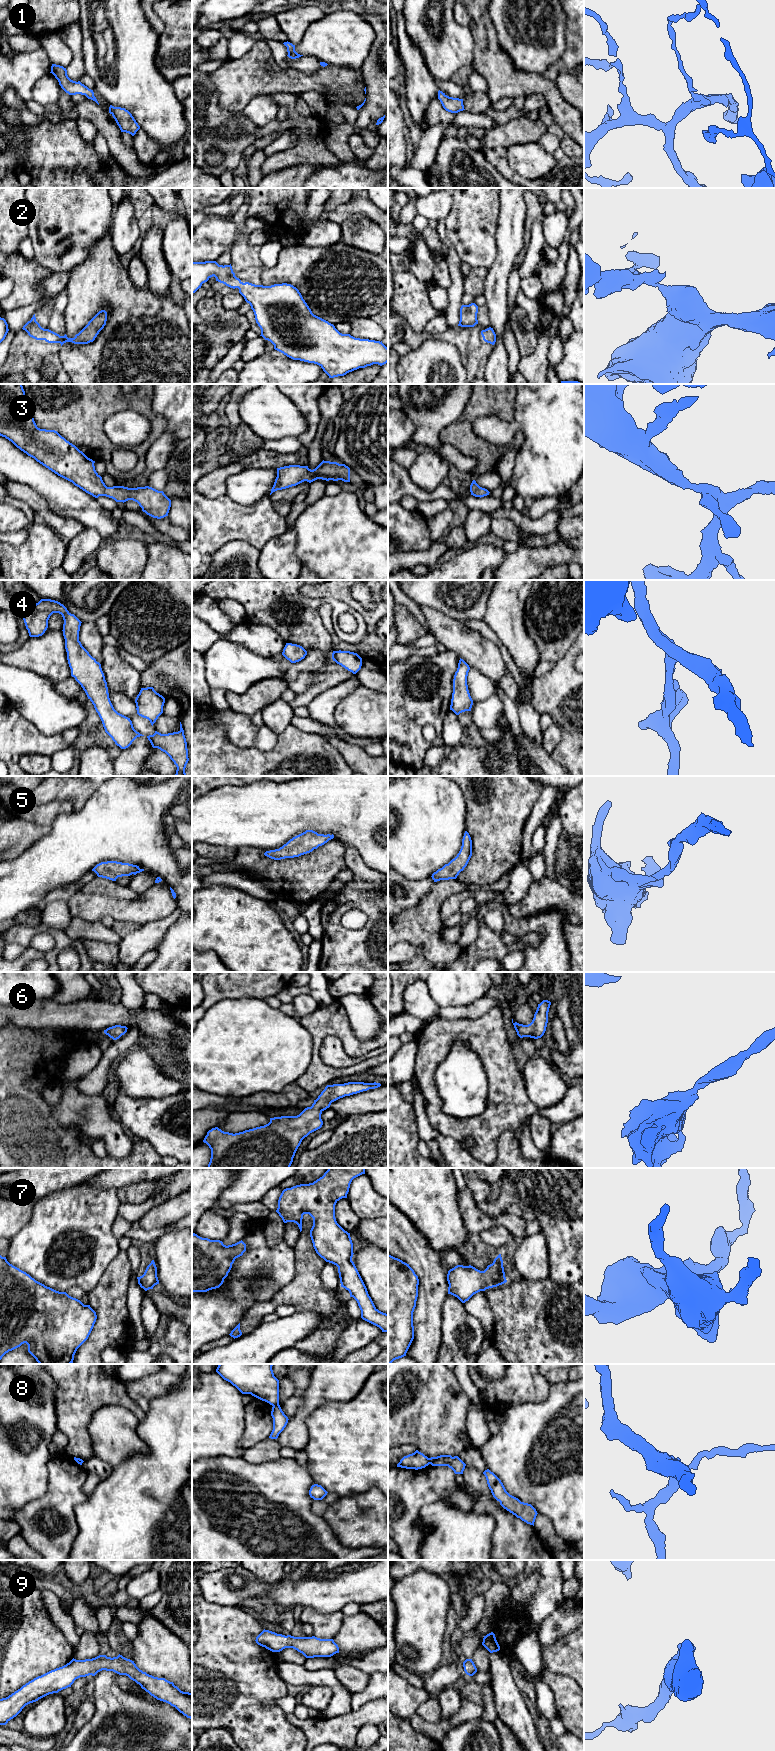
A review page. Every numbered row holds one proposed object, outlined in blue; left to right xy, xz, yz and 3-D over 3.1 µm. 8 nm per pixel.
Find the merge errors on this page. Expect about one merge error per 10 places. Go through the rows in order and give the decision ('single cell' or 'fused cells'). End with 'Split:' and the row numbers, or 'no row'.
1: fused cells
2: single cell
3: single cell
4: single cell
5: single cell
6: single cell
7: single cell
8: fused cells
9: single cell
Split: 1, 8

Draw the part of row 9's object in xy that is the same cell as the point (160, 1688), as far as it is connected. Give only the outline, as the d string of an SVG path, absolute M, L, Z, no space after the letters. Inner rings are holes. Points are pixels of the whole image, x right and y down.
M119 1654L117 1657L113 1658L107 1657L106 1655L99 1655L95 1658L85 1660L76 1660L73 1658L66 1665L34 1678L8 1697L0 1699L0 1725L6 1725L11 1719L16 1717L26 1705L36 1702L49 1694L58 1693L63 1689L71 1687L74 1681L80 1677L89 1675L95 1676L102 1670L113 1671L119 1675L128 1676L151 1696L170 1704L184 1716L192 1720L192 1693L181 1691L173 1682L165 1678L154 1677L143 1672L136 1666L134 1661Z

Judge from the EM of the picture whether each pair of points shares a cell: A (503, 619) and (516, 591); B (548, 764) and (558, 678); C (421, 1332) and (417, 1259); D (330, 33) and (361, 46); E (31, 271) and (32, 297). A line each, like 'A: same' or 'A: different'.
A: same
B: different
C: same
D: same
E: same

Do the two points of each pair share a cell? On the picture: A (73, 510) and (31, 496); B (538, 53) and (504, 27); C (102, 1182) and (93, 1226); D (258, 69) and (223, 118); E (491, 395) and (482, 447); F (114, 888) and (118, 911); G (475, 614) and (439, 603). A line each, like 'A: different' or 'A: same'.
A: different
B: same
C: different
D: different
E: same
F: different
G: same

